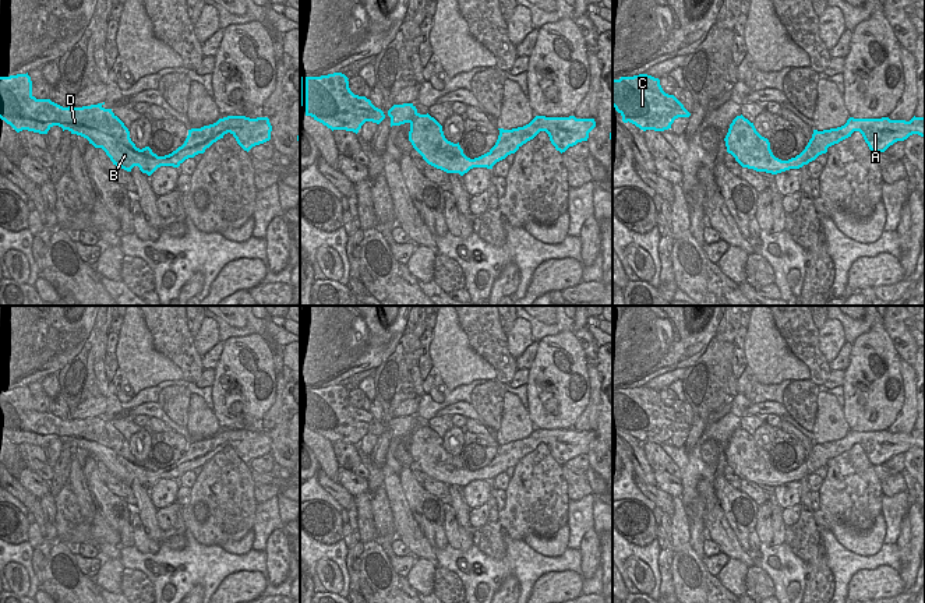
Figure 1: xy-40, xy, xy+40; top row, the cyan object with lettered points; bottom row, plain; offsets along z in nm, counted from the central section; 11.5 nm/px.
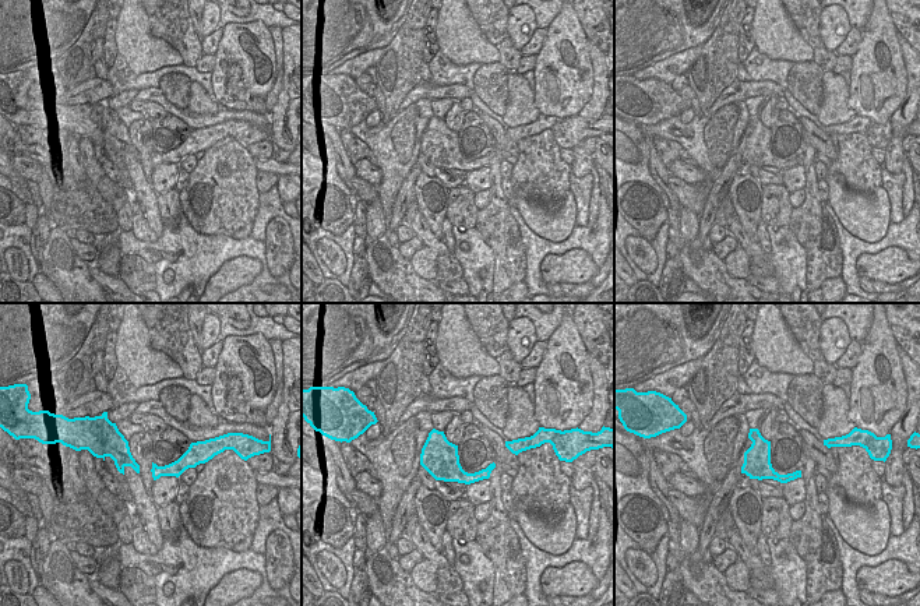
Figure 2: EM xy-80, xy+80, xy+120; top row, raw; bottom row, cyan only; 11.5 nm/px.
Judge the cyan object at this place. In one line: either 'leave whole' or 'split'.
leave whole

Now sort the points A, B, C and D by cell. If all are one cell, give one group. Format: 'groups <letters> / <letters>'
groups A B C D

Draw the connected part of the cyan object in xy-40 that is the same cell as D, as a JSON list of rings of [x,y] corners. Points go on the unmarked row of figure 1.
[[[27,387],[0,389],[0,431],[17,445],[22,442],[47,447],[53,438],[81,448],[95,461],[102,461],[113,477],[131,484],[138,479],[151,489],[160,479],[179,480],[186,472],[204,466],[213,455],[230,445],[237,456],[250,463],[271,452],[272,438],[268,430],[250,431],[227,429],[201,441],[188,442],[181,459],[169,468],[158,469],[149,459],[137,461],[124,436],[103,416],[63,420],[50,412],[32,408],[32,394]]]

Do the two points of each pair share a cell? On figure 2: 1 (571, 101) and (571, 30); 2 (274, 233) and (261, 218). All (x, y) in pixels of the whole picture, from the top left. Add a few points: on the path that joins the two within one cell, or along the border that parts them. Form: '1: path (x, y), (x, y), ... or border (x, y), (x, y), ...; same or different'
1: path (563, 83), (563, 64), (559, 60), (556, 48); same
2: border (282, 217), (274, 217), (270, 221), (264, 240); different

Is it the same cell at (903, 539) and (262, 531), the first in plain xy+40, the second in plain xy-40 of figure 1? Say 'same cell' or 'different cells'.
different cells

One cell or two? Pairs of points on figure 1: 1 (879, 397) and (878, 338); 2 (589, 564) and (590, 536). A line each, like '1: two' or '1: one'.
1: one
2: one

